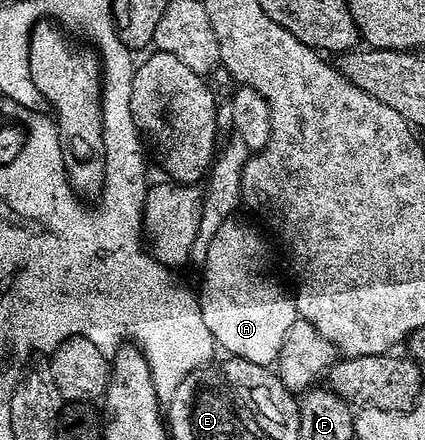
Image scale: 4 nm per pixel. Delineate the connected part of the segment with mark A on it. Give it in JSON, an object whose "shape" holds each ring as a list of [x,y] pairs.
{"shape":[[[229,220],[214,232],[214,240],[206,248],[206,260],[202,264],[204,275],[200,278],[198,301],[202,320],[206,320],[206,328],[210,328],[212,341],[225,351],[225,355],[254,360],[254,364],[271,367],[276,357],[282,352],[282,340],[286,340],[286,332],[290,324],[297,318],[295,301],[280,287],[278,279],[272,275],[272,262],[268,259],[268,246],[244,222]]]}

